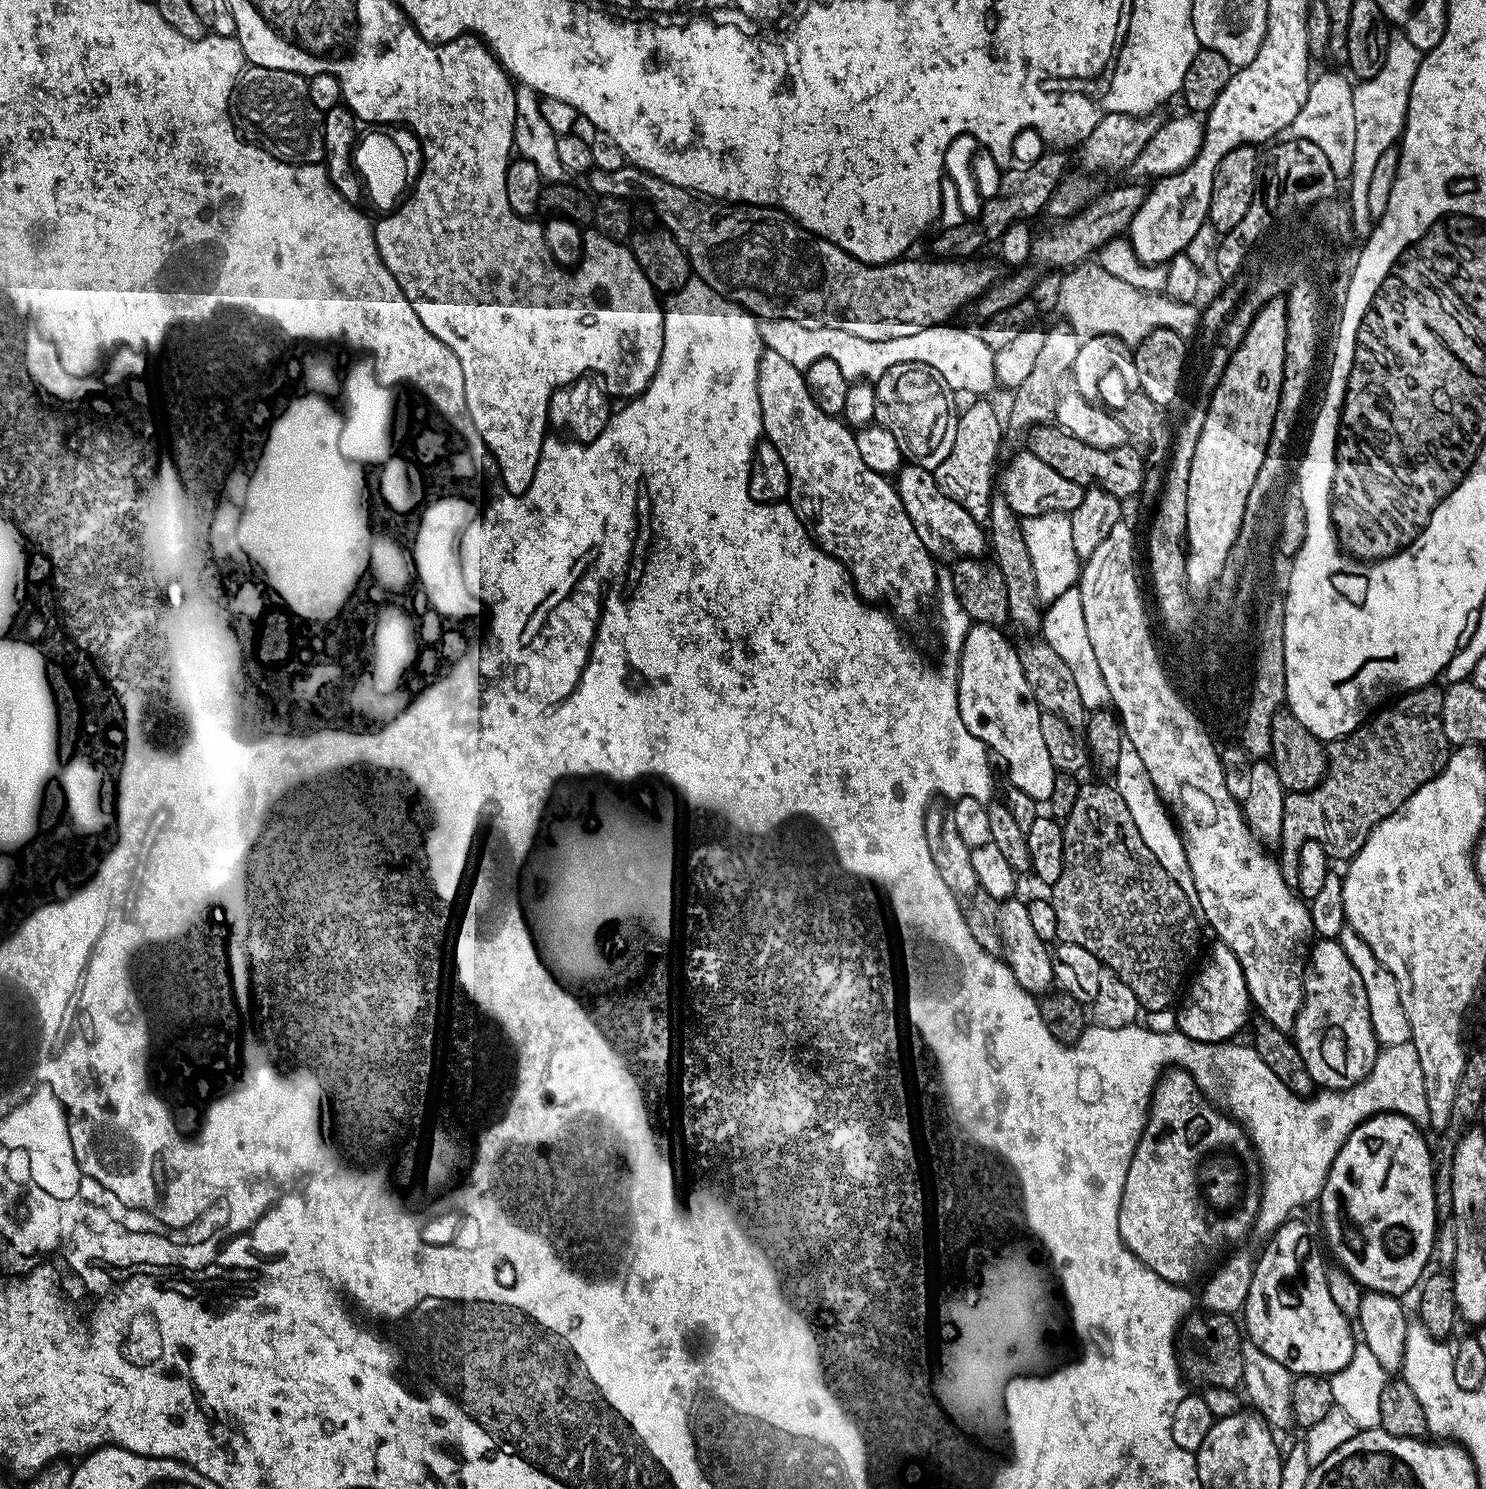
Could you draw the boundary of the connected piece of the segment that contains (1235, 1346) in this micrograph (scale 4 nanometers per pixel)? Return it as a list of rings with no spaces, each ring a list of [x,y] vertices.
[[[1196,1310],[1185,1316],[1176,1341],[1176,1355],[1185,1381],[1192,1383],[1193,1380],[1199,1386],[1210,1388],[1236,1390],[1241,1387],[1244,1379],[1242,1328],[1232,1320],[1235,1319],[1229,1313],[1207,1310]]]

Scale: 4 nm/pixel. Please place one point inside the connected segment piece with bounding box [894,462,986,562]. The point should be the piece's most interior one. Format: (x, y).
(949, 532)

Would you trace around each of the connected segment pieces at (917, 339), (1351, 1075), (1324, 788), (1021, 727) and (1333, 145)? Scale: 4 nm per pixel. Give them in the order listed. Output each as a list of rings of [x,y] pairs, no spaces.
[[[786,319],[760,320],[760,341],[764,343],[765,349],[779,353],[784,361],[798,369],[806,369],[814,366],[819,360],[829,360],[838,365],[838,370],[849,382],[875,382],[890,370],[890,366],[902,366],[902,362],[922,362],[926,366],[934,366],[938,374],[946,382],[946,386],[953,393],[973,392],[971,395],[976,398],[988,394],[991,388],[997,387],[996,371],[994,370],[995,351],[986,342],[982,342],[979,331],[967,332],[964,328],[948,328],[952,326],[937,326],[918,330],[918,334],[906,334],[906,338],[886,338],[886,342],[870,342],[870,338],[858,338],[858,334],[846,334],[846,330],[830,330],[829,328],[811,328],[802,326],[798,322],[790,322]]]
[[[1317,939],[1311,945],[1304,970],[1304,1005],[1300,1008],[1291,1035],[1295,1039],[1298,1054],[1302,1054],[1302,1062],[1306,1062],[1306,1070],[1313,1085],[1321,1089],[1339,1090],[1354,1086],[1364,1079],[1374,1066],[1378,1045],[1374,1030],[1370,1026],[1370,1006],[1366,1002],[1366,986],[1362,986],[1358,970],[1350,966],[1350,958],[1346,958],[1346,950],[1342,950],[1339,939]]]
[[[1430,683],[1397,695],[1391,703],[1375,713],[1377,716],[1373,720],[1371,717],[1342,739],[1331,741],[1326,748],[1328,769],[1322,782],[1310,792],[1288,792],[1285,795],[1278,863],[1287,885],[1294,888],[1298,884],[1298,853],[1303,843],[1312,840],[1318,842],[1333,861],[1351,860],[1358,850],[1362,850],[1368,834],[1374,830],[1374,826],[1378,826],[1378,822],[1390,818],[1390,814],[1397,812],[1422,785],[1434,779],[1447,766],[1450,745],[1446,730],[1442,730],[1444,688],[1436,687],[1435,683]]]
[[[973,623],[966,634],[966,642],[960,651],[960,662],[956,673],[956,689],[958,690],[958,710],[962,722],[966,722],[966,730],[974,734],[974,738],[982,741],[989,753],[1000,755],[1002,763],[1008,767],[1008,784],[1017,788],[1029,801],[1047,802],[1054,791],[1054,778],[1057,770],[1054,762],[1050,762],[1050,753],[1042,739],[1041,708],[1031,694],[1030,685],[1026,682],[1022,665],[1019,662],[1017,645],[1003,636],[1001,629],[995,624]]]
[[[1324,72],[1313,79],[1308,86],[1306,102],[1298,110],[1290,132],[1297,141],[1309,140],[1322,155],[1328,156],[1326,167],[1333,177],[1351,177],[1354,166],[1354,84],[1347,75],[1339,76],[1336,72]]]

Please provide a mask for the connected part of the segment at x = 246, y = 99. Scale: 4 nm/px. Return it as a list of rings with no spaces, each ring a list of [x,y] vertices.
[[[245,67],[230,101],[232,123],[243,139],[285,164],[319,164],[324,159],[324,121],[308,97],[305,77],[290,70]]]

